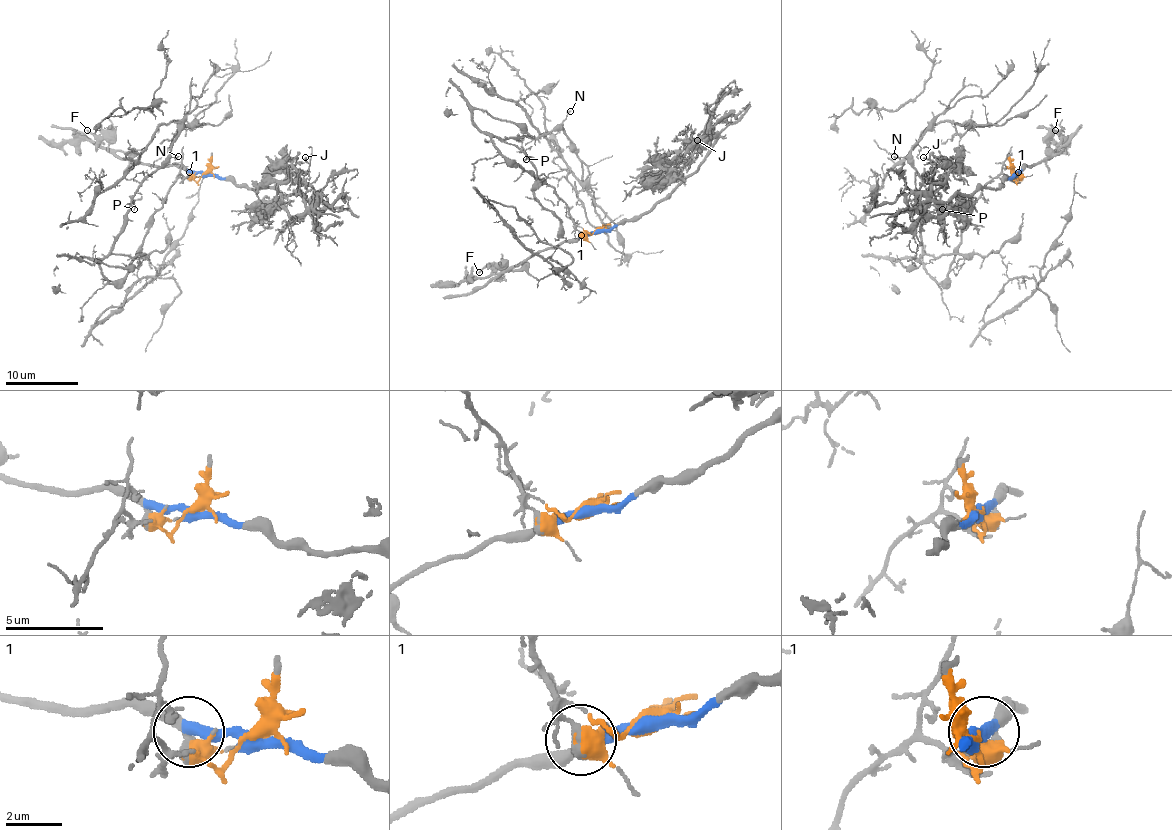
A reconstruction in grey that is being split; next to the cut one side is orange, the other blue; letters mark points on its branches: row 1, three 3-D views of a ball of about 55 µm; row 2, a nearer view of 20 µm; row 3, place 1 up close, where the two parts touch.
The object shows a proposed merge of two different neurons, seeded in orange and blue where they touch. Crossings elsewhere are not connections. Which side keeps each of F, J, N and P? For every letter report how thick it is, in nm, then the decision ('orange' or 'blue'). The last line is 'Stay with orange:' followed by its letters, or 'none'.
F: calibre 160 nm; blue
J: calibre 130 nm; blue
N: calibre 130 nm; orange
P: calibre 100 nm; orange
Stay with orange: N, P

